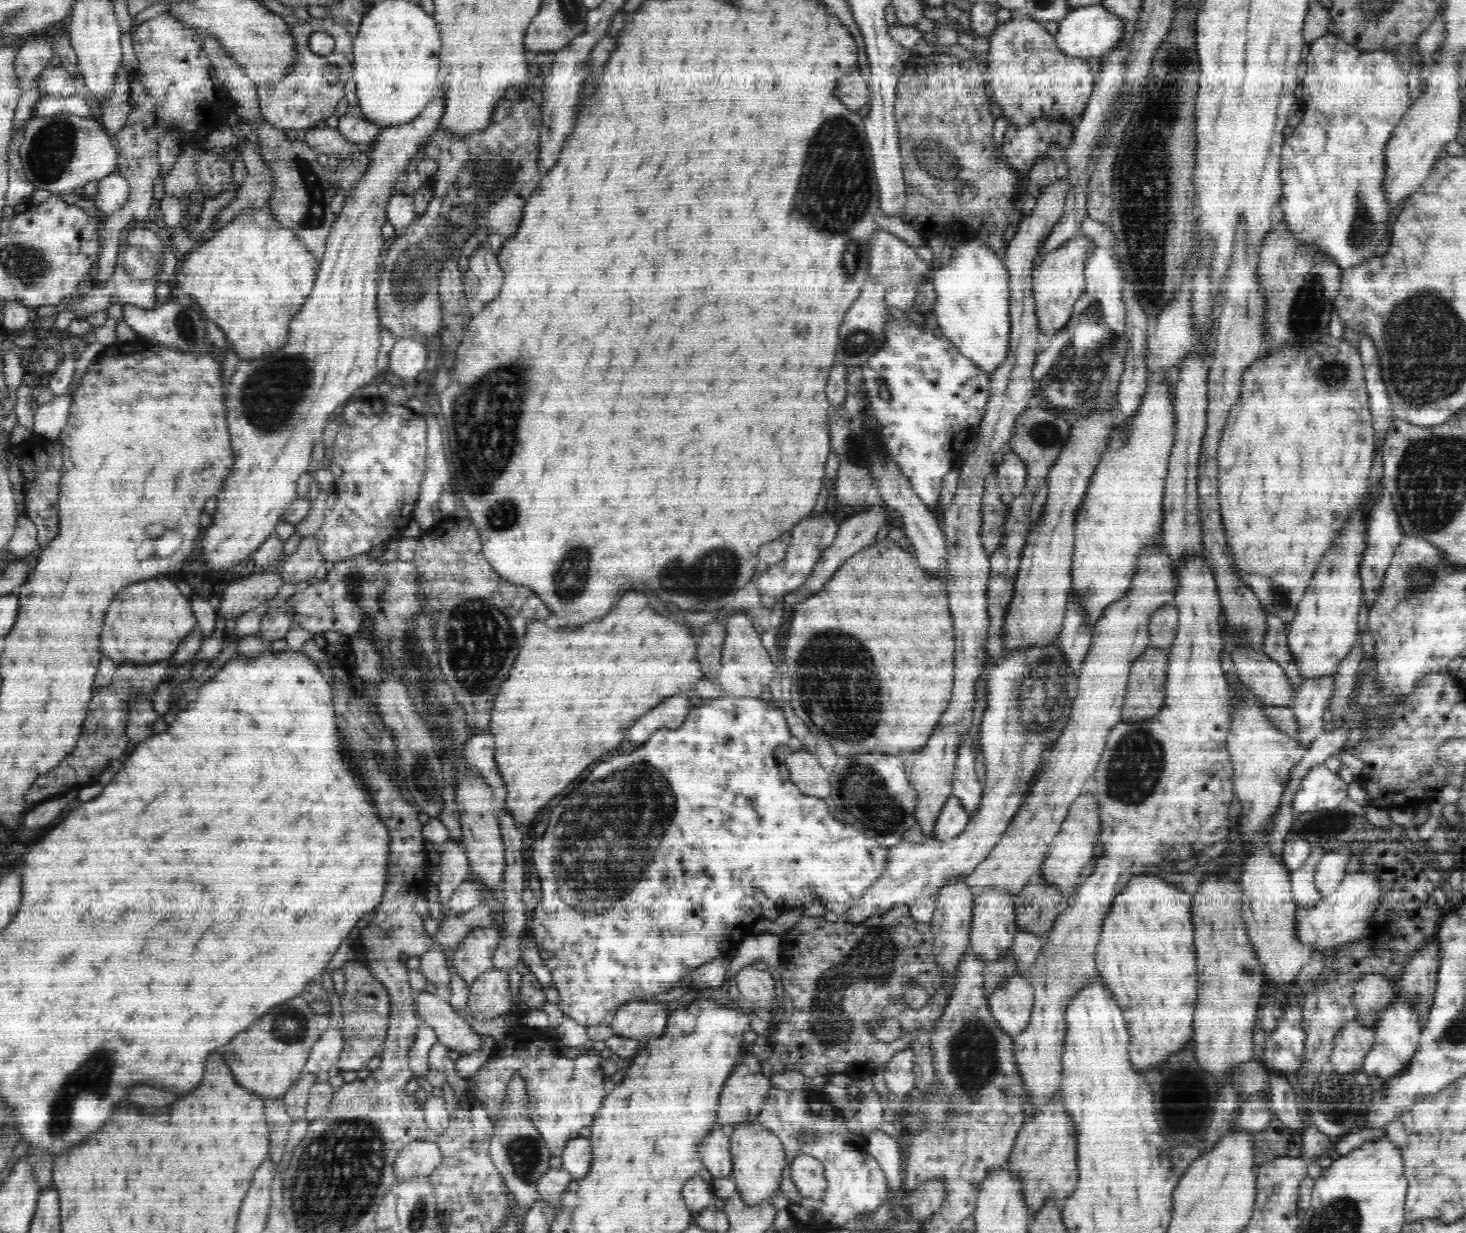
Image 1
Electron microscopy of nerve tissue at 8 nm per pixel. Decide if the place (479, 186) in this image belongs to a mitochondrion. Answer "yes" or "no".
yes

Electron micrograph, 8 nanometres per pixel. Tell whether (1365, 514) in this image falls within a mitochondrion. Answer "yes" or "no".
no

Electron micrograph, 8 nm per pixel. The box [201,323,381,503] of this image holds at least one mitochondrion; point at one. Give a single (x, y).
(268, 397)

